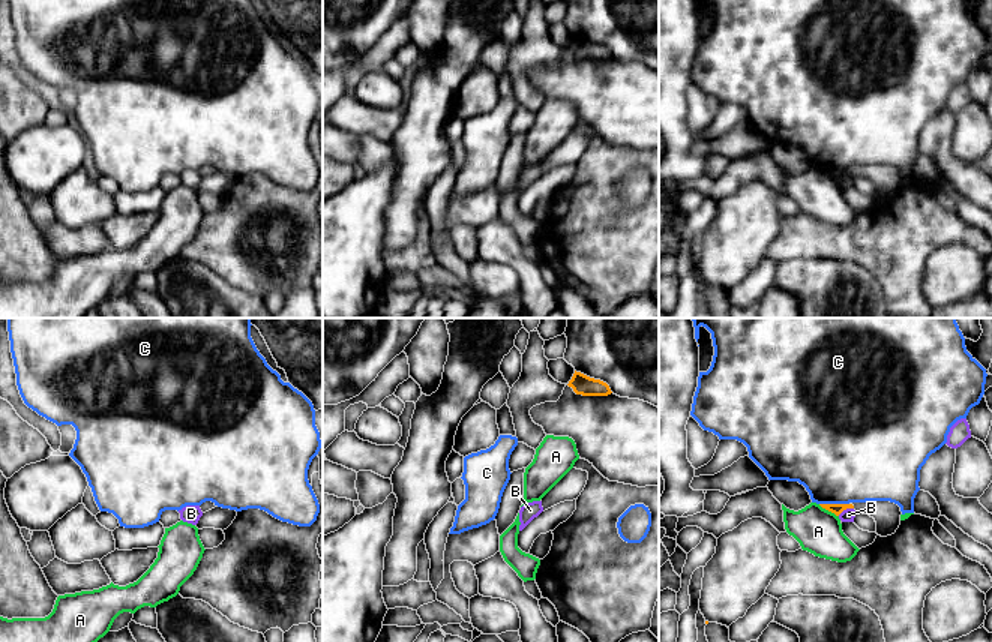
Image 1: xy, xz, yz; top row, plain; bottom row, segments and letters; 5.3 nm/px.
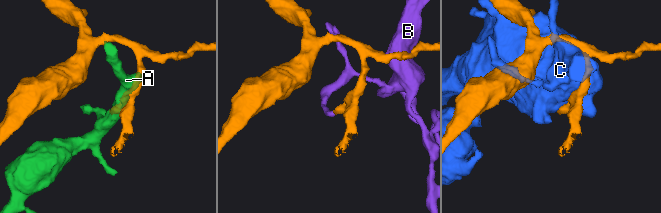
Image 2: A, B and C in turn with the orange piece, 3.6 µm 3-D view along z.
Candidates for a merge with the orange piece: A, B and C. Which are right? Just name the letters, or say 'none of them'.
none of them

